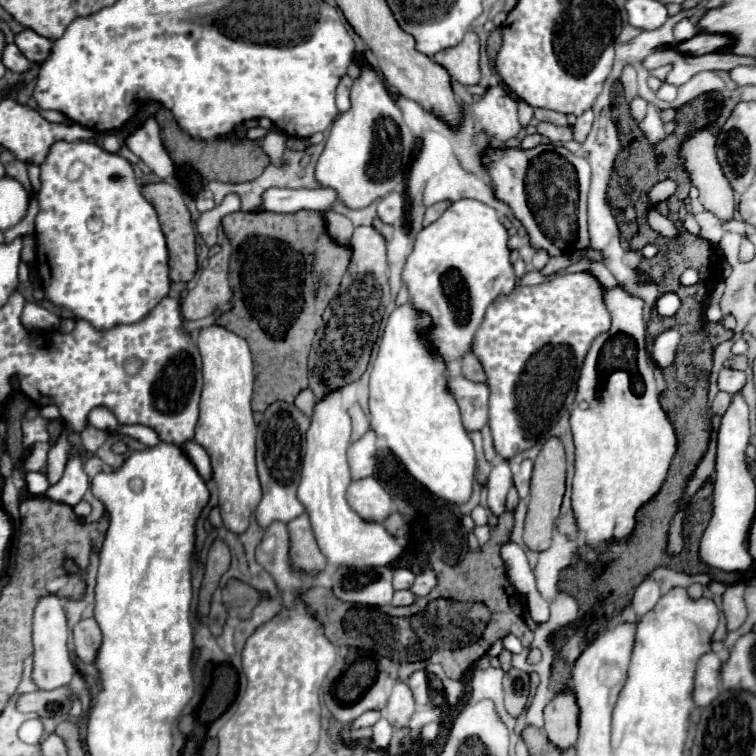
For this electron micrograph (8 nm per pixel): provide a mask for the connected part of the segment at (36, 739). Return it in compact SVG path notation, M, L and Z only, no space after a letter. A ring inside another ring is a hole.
M28 720L22 728L20 728L20 738L30 742L30 744L40 744L42 740L42 734L44 734L44 728L42 728L42 722L40 720Z

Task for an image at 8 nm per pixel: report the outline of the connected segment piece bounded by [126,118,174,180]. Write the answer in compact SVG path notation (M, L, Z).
M154 118L146 120L140 130L126 138L126 146L162 180L174 176L174 162L160 140L160 126Z

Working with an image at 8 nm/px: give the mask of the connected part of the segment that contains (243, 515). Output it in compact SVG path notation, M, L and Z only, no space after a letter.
M222 326L200 330L200 356L204 362L204 388L200 400L198 438L196 442L210 454L214 480L218 484L222 522L234 534L248 528L252 510L262 498L256 474L256 424L250 408L254 386L254 362L244 338Z

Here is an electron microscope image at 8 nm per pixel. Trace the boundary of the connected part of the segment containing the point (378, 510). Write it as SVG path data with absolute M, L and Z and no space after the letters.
M358 478L350 482L346 500L350 508L366 522L384 522L392 514L392 498L374 478Z

